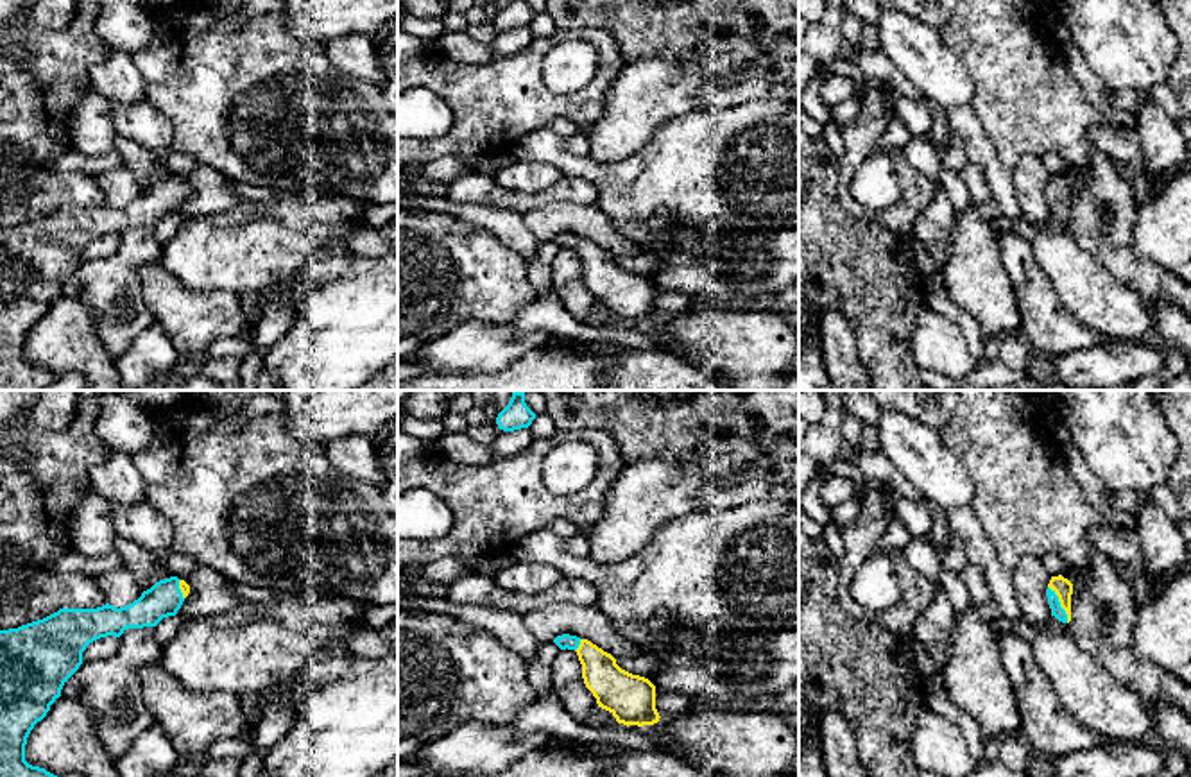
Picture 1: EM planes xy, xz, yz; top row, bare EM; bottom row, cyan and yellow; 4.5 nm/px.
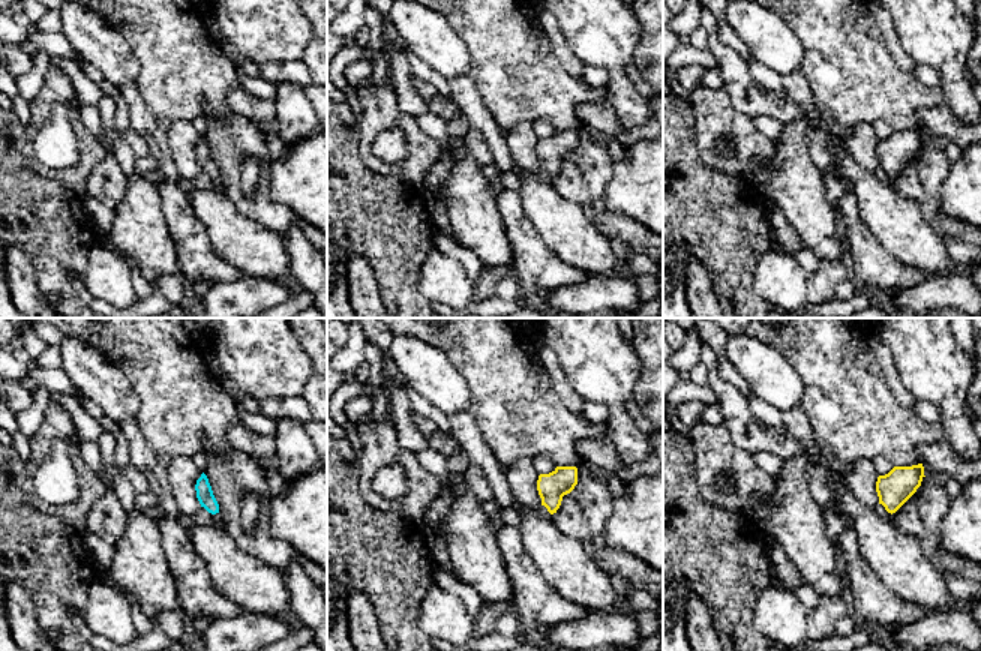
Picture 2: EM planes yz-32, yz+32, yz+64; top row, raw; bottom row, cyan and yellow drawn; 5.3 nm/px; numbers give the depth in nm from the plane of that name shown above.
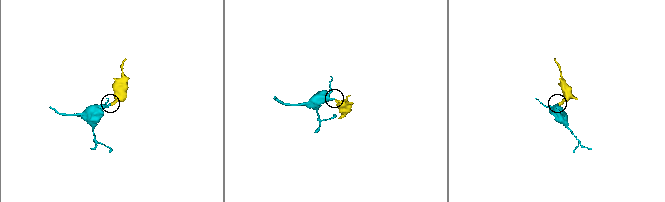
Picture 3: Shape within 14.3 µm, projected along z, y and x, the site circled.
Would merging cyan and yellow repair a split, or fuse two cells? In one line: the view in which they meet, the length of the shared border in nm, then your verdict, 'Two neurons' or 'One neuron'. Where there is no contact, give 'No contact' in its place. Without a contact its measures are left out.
Touches cyan in yz. Shared border 190 nm. One neuron

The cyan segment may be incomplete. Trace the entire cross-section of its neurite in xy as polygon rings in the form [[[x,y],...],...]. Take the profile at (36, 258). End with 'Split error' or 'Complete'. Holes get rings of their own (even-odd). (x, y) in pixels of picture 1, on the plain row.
[[[177,175],[156,181],[125,206],[109,202],[97,208],[59,208],[57,211],[0,229],[0,390],[43,390],[59,376],[25,360],[30,329],[61,295],[64,281],[82,263],[86,245],[100,236],[120,236],[127,227],[156,226],[163,217],[176,215],[190,184]]]. Split error

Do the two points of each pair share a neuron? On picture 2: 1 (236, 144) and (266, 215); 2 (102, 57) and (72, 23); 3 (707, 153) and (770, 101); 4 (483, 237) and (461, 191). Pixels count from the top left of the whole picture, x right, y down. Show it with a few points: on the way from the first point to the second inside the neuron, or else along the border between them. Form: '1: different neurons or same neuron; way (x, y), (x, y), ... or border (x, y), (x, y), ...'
1: same neuron; way (233, 164), (233, 191), (246, 204)
2: same neuron; way (95, 48), (78, 32)
3: different neurons; border (726, 90), (731, 104), (752, 120)
4: same neuron; way (477, 225), (471, 203)

